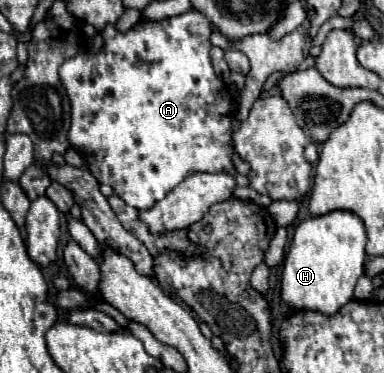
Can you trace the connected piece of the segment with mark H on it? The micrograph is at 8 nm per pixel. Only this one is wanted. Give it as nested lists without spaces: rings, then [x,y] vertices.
[[[332,211],[320,217],[302,221],[292,237],[290,249],[284,259],[280,297],[282,301],[298,311],[318,311],[330,317],[352,295],[358,277],[364,273],[366,261],[366,229],[358,215],[350,211]]]

